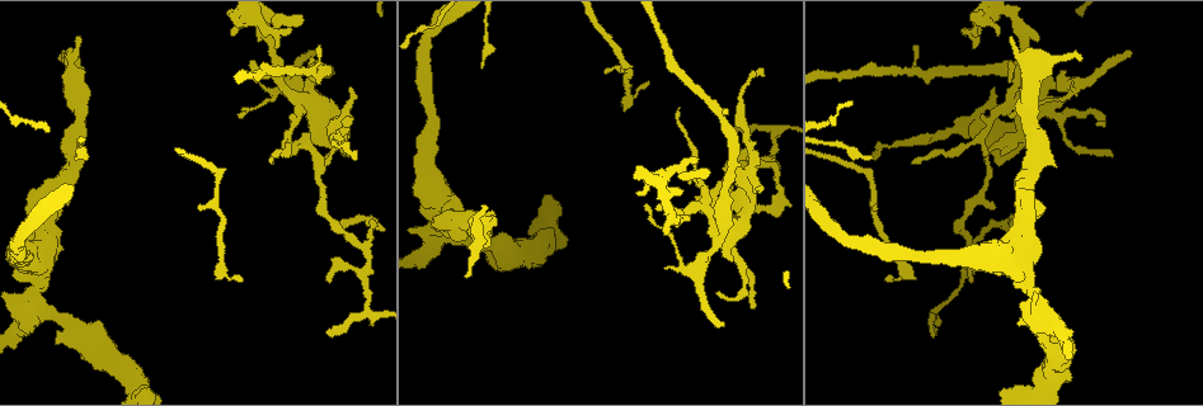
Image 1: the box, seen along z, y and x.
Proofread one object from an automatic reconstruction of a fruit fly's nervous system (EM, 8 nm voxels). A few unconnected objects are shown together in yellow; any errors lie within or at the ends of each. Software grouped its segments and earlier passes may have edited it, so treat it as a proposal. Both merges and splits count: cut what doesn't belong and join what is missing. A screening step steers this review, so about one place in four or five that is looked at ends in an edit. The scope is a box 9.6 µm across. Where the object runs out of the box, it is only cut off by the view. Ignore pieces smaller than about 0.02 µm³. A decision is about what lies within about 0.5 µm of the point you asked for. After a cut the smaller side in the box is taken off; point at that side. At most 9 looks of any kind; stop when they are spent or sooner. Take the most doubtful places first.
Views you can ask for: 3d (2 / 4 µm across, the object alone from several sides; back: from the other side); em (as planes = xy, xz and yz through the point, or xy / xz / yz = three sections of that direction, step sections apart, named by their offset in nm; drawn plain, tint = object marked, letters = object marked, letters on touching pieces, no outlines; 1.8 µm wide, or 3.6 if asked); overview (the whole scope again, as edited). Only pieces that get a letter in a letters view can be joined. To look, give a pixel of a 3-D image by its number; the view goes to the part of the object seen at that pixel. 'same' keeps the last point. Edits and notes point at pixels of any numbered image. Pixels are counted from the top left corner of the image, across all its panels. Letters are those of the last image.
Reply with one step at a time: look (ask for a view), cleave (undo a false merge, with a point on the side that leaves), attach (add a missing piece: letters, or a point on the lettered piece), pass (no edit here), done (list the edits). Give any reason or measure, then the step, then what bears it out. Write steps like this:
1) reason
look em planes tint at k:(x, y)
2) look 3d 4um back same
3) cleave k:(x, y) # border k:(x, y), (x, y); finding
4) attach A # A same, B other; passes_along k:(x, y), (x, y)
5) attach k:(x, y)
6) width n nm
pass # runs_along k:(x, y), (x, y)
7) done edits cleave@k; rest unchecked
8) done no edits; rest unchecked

sharp bend
look em planes letters at 1:(1027, 214)

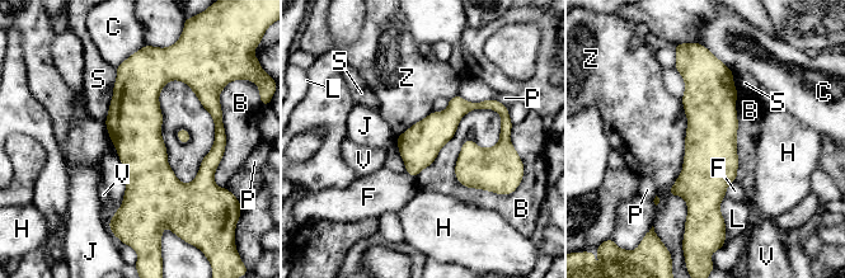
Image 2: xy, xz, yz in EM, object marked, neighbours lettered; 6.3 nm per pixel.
pass # B other, C other, F other, H other, J other, L other, P other, S other, V other, Z other; one neuron here

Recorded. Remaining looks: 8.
an open end
look em xy step 8 tint at 1:(724, 325)

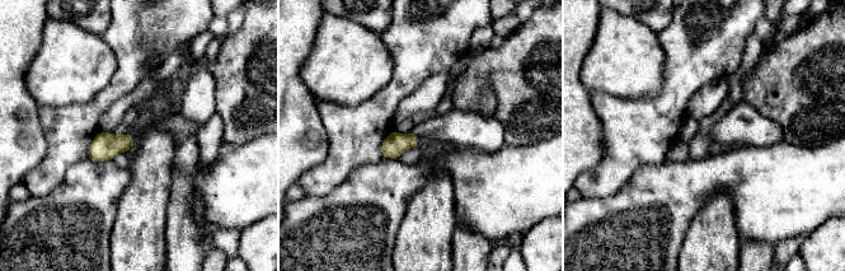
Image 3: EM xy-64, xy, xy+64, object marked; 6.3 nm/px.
see the neighbours
look em xy step 8 letters same

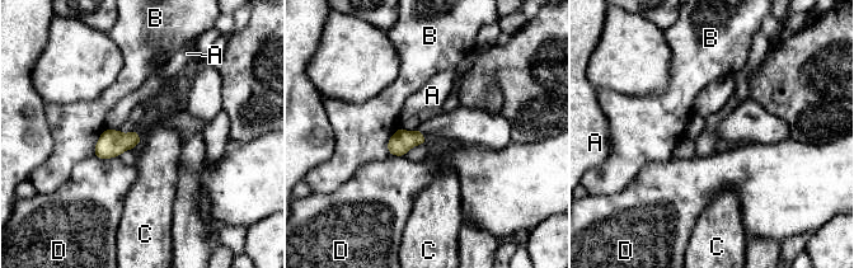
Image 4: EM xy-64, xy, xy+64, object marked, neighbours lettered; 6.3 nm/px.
longest_contact B 200 nm
pass # A other, B other, C other, D other; no lettered piece goes on from it

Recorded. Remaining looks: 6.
thin neck
look 3d 2um back at 1:(93, 333)

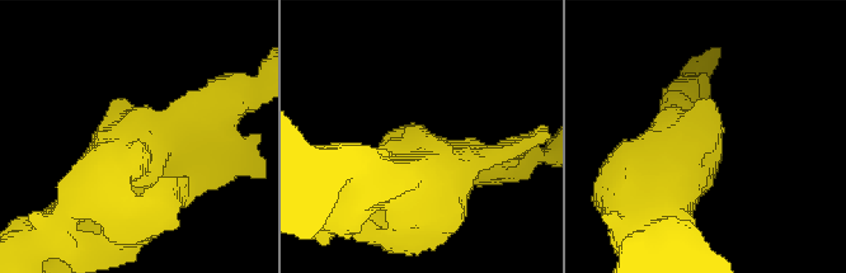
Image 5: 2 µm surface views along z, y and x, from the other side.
look em planes tint at 5:(142, 142)

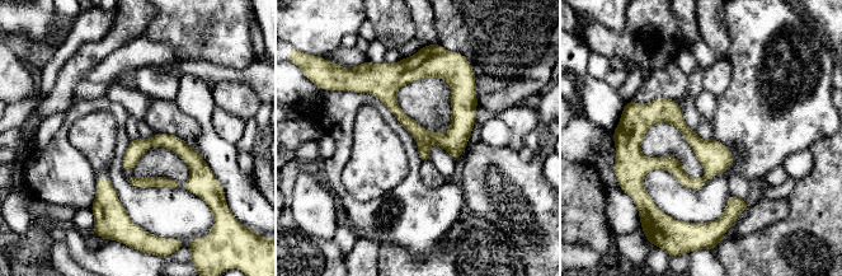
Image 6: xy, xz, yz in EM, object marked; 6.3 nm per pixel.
see the neighbours
look em planes letters same

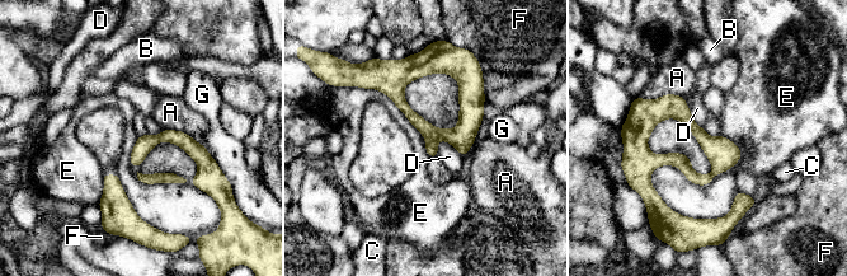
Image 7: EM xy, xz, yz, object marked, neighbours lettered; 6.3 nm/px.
pass # A other, B other, C other, D other, E other, F other, G other; border 7:(734, 141), (652, 186); all the same neuron

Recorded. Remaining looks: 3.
thin end
look em yz step 8 letters at 1:(484, 207)

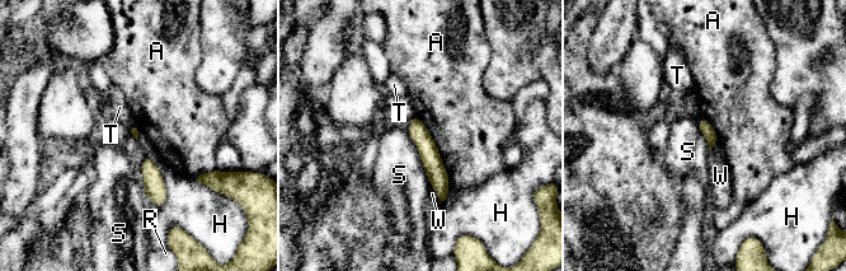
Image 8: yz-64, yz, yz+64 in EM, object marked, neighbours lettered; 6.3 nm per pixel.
pass # A other, H other, R other, S other, T other, W other; none of them fits

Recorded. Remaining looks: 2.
done no edits; rest unchecked

